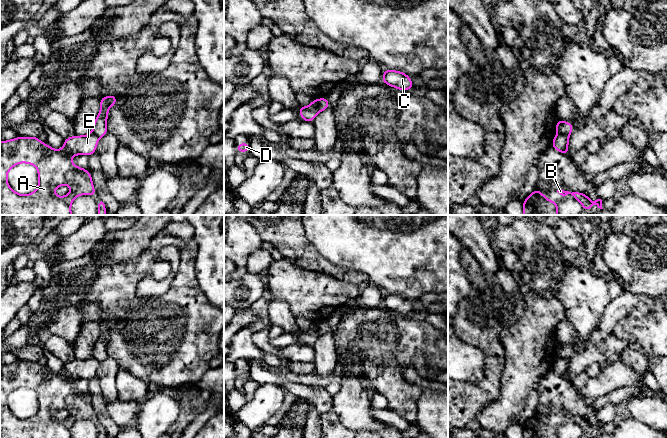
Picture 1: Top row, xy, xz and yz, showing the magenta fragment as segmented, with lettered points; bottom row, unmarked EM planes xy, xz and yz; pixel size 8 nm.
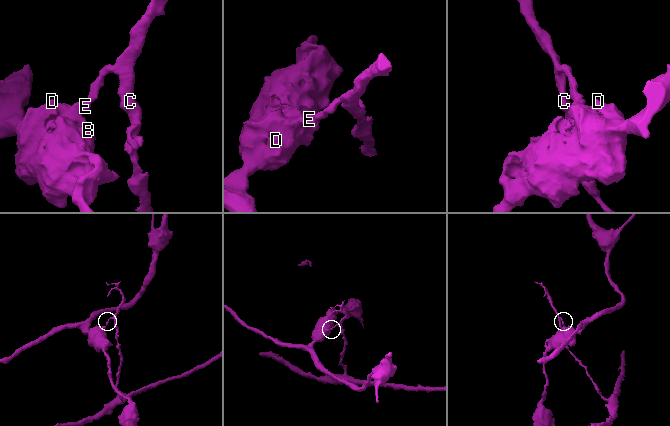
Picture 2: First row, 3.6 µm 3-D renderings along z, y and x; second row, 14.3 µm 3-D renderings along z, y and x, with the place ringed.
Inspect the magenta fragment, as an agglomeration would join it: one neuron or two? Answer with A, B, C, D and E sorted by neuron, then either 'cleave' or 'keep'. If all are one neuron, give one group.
A B D E / C; cleave

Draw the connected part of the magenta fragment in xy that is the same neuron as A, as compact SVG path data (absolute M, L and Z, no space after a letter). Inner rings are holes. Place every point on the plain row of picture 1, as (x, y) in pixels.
M93 357L74 359L64 364L61 374L43 368L38 361L16 361L0 366L0 438L72 438L71 427L78 419L96 419L91 398L74 389L71 381L76 379L90 380L96 376L99 361ZM18 387L34 389L38 394L38 412L31 418L21 419L11 413L7 406L7 398ZM64 408L71 411L71 416L59 421L54 414Z

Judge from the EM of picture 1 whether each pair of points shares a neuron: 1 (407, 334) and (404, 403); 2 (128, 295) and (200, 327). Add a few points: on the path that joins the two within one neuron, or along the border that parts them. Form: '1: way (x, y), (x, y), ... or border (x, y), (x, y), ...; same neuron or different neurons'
1: way (396, 351), (395, 386); same neuron
2: way (146, 313), (160, 327), (182, 327); same neuron

